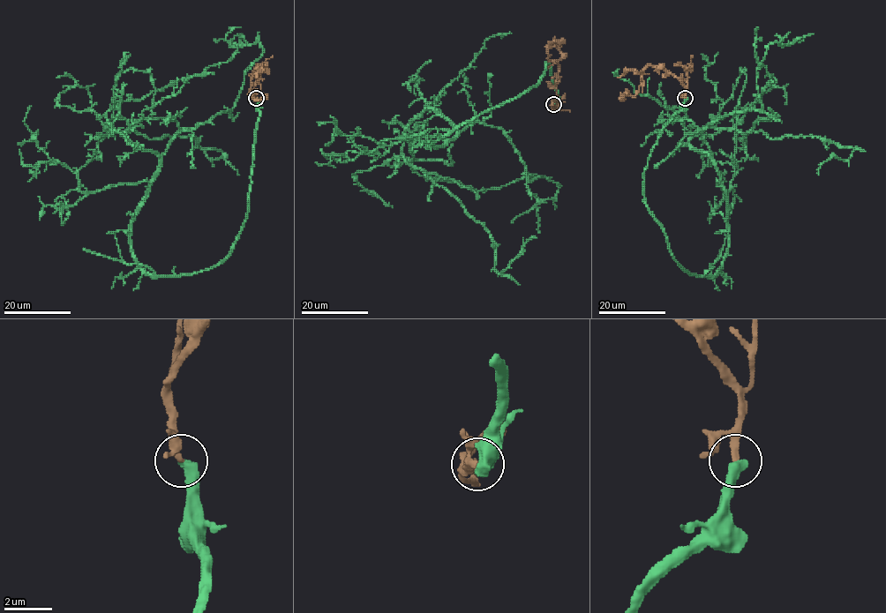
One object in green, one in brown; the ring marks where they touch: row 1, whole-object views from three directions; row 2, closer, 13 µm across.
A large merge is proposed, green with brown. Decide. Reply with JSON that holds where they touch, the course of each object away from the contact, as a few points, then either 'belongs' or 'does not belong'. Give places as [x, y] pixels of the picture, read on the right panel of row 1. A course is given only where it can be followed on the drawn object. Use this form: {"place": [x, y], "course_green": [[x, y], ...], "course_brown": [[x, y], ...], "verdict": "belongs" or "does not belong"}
{"place": [685, 98], "course_green": [[686, 98], [642, 174], [689, 272], [728, 245], [701, 129], [852, 147], [818, 174]], "course_brown": [[686, 98], [686, 87], [678, 79], [662, 68], [651, 65], [641, 71], [637, 94], [621, 96]], "verdict": "does not belong"}

